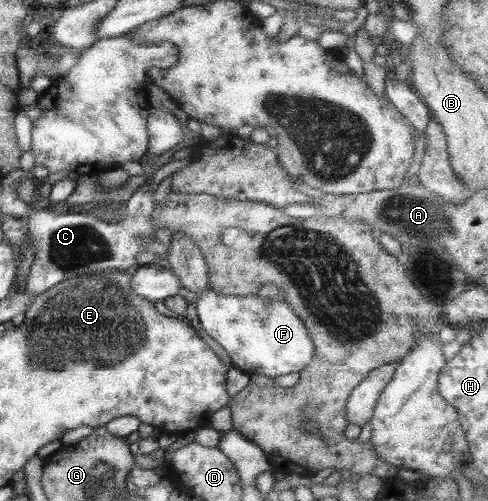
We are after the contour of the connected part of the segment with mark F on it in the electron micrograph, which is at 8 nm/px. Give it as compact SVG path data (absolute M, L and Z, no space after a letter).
M199 291L195 296L195 311L202 333L209 335L217 345L225 349L233 369L237 368L250 376L252 373L265 377L279 377L287 373L297 373L307 367L313 357L313 342L303 321L291 311L283 299L278 296L275 300L263 302L257 294L237 296L216 294L211 291Z

